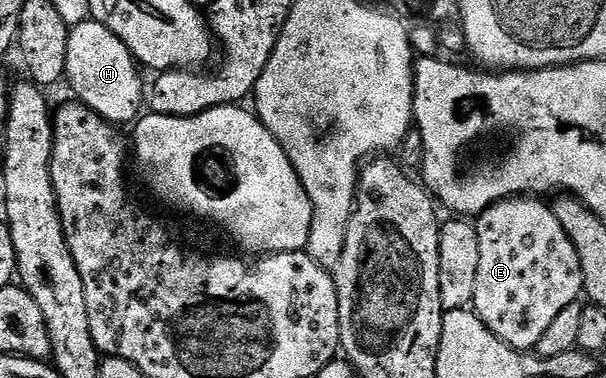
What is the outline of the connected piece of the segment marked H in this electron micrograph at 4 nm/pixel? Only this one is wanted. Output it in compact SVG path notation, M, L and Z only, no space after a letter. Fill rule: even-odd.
M91 19L71 26L70 47L66 47L66 85L76 92L79 104L95 111L102 120L124 127L127 121L135 122L141 116L146 85L140 82L139 72L136 58L114 31Z

